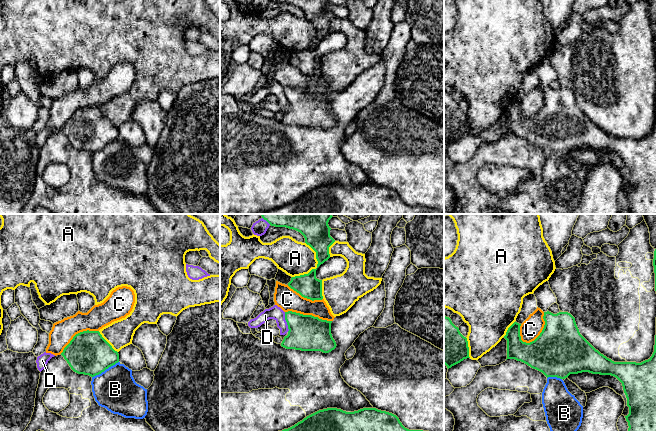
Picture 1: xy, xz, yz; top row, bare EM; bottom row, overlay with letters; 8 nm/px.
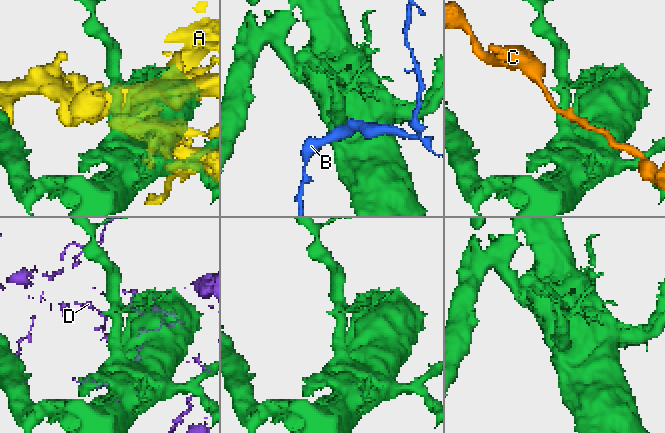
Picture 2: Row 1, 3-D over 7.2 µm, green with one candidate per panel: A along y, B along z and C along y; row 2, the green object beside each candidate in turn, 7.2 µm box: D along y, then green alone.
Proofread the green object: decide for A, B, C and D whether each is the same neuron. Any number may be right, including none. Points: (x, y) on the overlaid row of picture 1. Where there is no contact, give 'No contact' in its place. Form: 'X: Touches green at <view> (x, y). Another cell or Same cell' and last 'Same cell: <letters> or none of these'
A: Touches green at xz (317, 267). Another cell
B: Touches green at xy (105, 369). Another cell
C: Touches green at yz (542, 331). Another cell
D: Touches green at xz (286, 321). Another cell
Same cell: none of these

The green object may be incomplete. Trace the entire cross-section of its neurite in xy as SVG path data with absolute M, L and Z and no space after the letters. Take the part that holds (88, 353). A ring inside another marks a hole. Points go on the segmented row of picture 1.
M99 331L76 334L61 355L71 369L94 377L119 362L119 354L102 337Z

